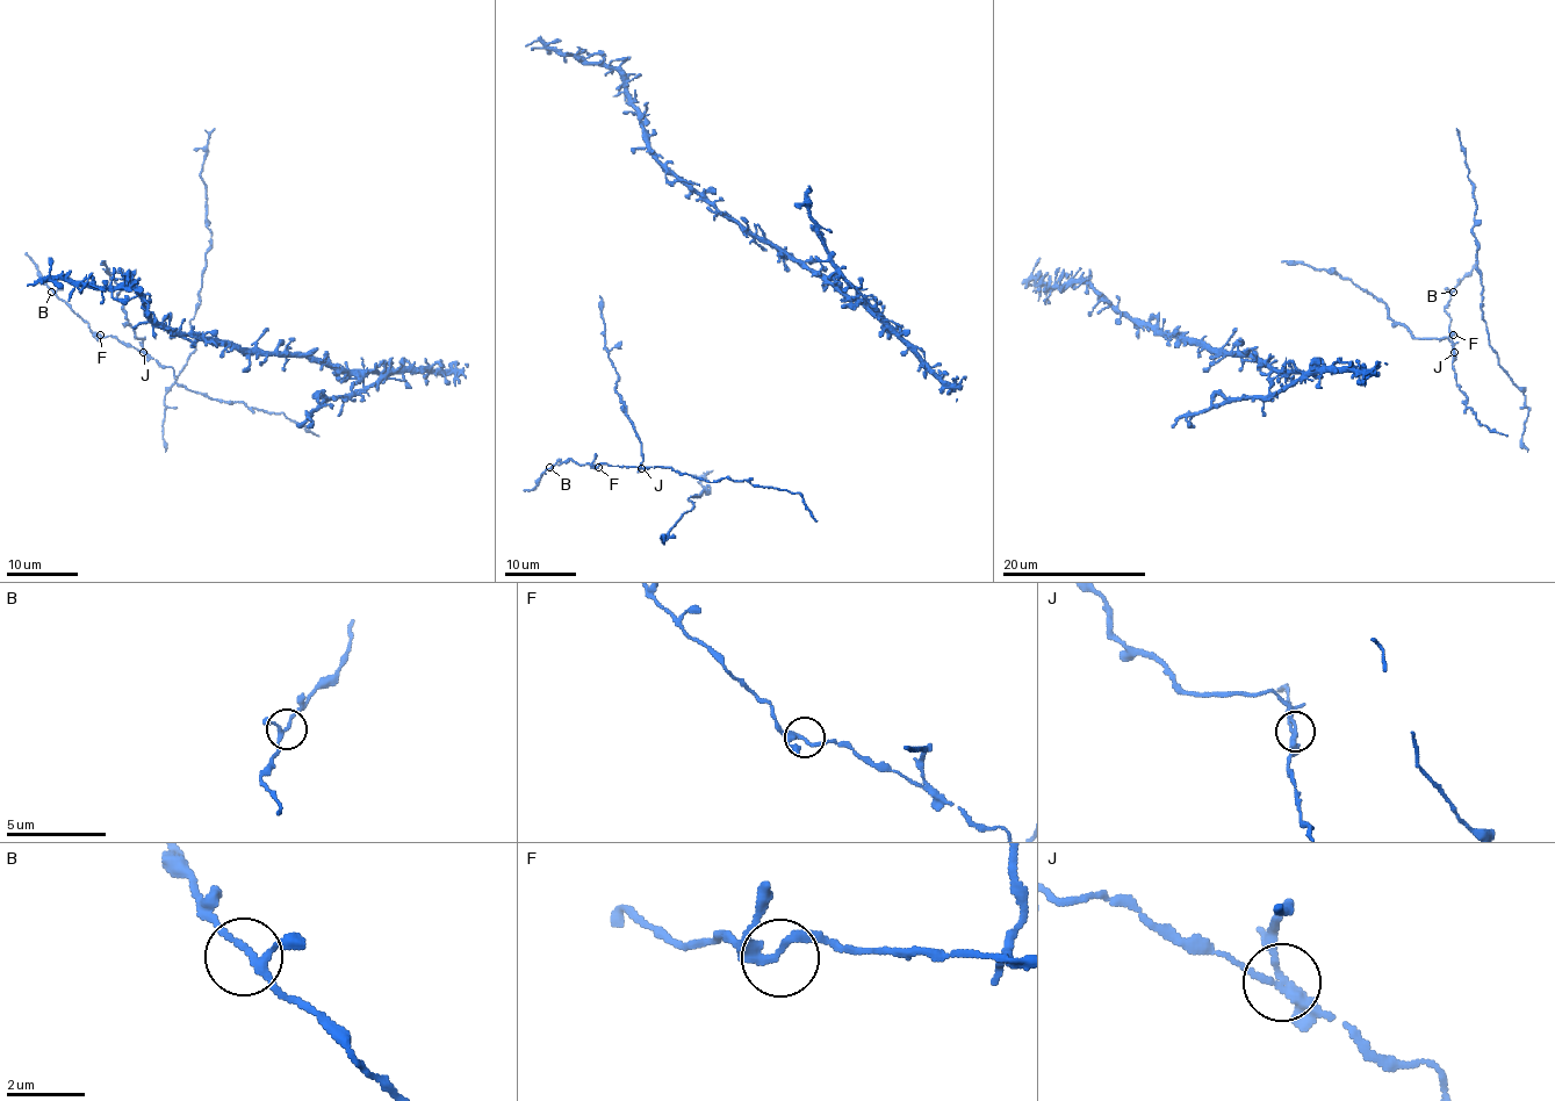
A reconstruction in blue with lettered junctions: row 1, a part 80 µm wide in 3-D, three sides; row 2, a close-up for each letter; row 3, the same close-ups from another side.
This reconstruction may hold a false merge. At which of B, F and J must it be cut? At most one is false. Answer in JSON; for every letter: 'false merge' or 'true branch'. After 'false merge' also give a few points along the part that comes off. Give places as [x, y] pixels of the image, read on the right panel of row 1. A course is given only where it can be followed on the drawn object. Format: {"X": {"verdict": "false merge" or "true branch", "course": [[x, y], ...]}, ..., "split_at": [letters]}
{"B": {"verdict": "true branch"}, "F": {"verdict": "true branch"}, "J": {"verdict": "false merge", "course": [[1455, 352], [1446, 338], [1416, 338], [1390, 316], [1383, 302], [1344, 276], [1305, 264], [1281, 263]]}, "split_at": ["J"]}

